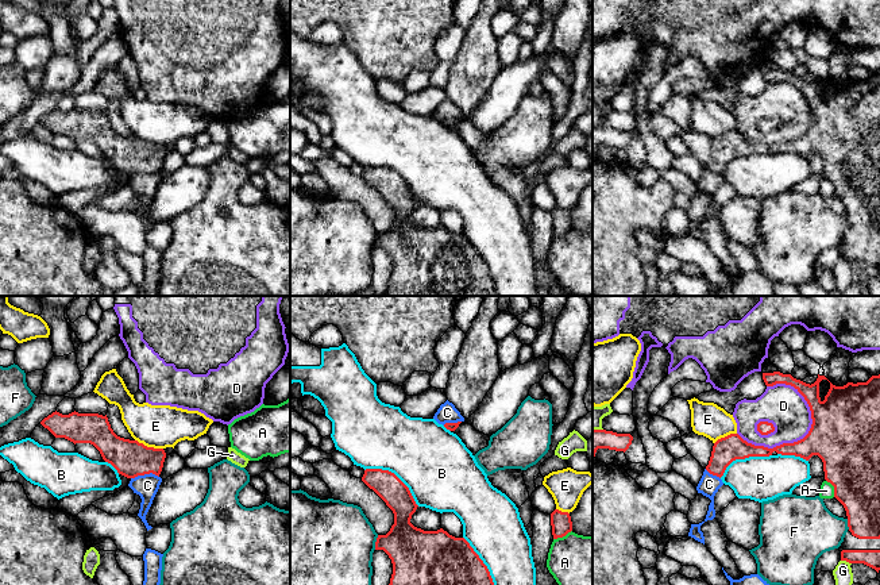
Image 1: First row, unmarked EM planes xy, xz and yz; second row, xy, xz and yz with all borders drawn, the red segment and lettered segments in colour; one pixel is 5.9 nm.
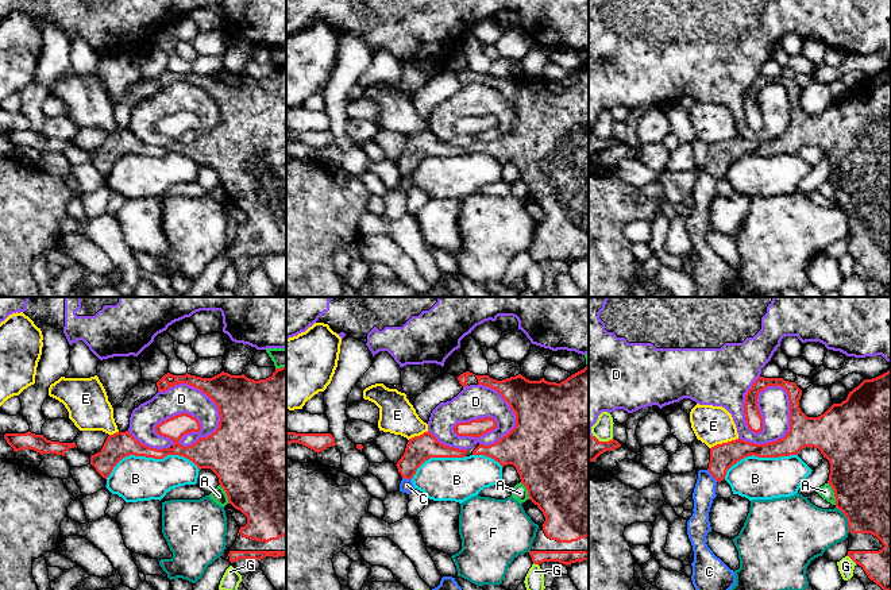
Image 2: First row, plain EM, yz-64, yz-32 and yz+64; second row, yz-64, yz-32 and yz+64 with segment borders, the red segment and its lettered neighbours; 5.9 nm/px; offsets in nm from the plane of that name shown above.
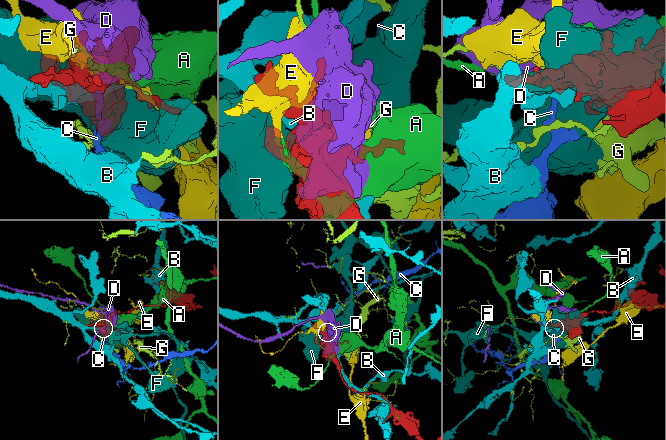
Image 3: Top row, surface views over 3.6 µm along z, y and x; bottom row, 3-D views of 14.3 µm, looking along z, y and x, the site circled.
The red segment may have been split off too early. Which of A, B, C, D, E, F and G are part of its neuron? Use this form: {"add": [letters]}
{"add": []}

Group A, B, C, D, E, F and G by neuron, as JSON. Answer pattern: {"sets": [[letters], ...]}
{"sets": [["A"], ["B"], ["C"], ["D"], ["E"], ["F"], ["G"]]}

